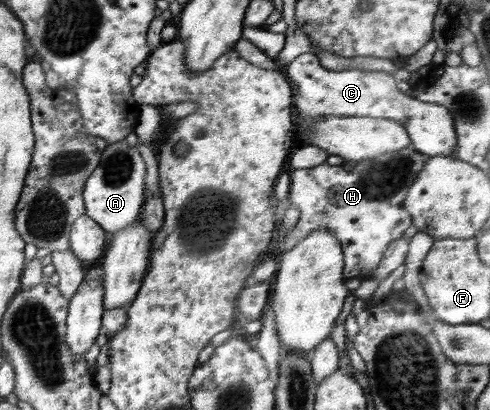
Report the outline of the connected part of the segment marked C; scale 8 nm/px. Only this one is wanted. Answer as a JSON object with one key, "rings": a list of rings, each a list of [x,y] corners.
{"rings":[[[304,53],[297,56],[282,69],[295,90],[298,114],[317,121],[325,115],[366,116],[378,119],[393,119],[407,129],[413,148],[417,152],[433,156],[452,156],[459,137],[456,135],[452,110],[439,104],[429,104],[403,96],[393,80],[393,74],[384,71],[365,71],[361,68],[345,68],[333,71],[321,64],[321,56]]]}

